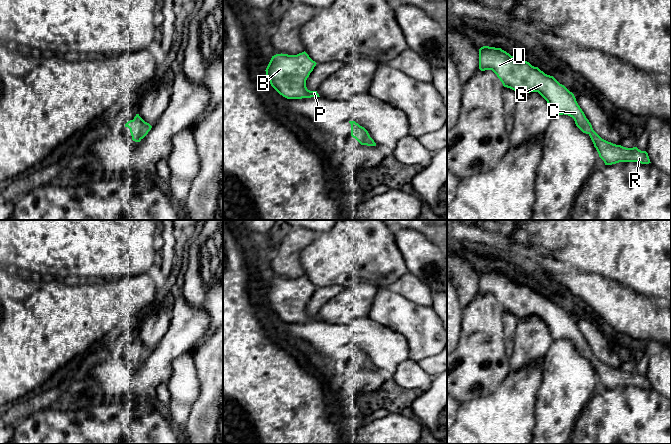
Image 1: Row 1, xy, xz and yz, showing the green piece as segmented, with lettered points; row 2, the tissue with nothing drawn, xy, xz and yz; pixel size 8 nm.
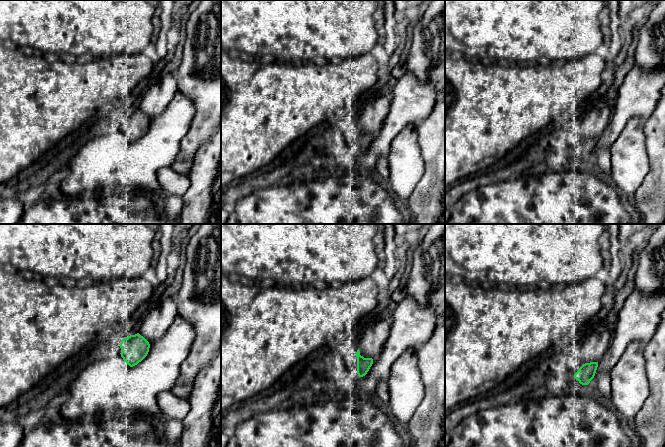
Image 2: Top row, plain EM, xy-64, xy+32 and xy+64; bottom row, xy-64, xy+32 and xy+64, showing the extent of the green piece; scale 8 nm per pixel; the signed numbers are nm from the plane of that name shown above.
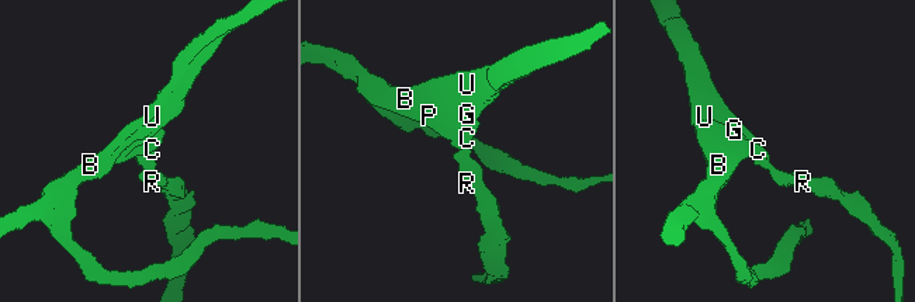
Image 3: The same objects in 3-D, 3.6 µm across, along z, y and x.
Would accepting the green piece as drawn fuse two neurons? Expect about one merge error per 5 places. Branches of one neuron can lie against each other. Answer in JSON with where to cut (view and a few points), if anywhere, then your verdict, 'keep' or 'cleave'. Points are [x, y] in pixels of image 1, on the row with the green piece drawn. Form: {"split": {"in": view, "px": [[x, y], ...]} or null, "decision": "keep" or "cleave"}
{"split": null, "decision": "keep"}

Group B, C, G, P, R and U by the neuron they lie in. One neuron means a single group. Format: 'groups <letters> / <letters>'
groups B C G P R U

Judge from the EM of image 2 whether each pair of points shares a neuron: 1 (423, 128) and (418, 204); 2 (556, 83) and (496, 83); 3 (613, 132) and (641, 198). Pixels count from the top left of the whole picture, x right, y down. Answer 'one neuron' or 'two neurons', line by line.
1: one neuron
2: one neuron
3: two neurons

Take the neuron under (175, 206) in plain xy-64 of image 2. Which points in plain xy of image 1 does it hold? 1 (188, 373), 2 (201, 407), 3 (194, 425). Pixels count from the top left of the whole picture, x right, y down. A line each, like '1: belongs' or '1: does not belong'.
1: belongs
2: does not belong
3: does not belong

